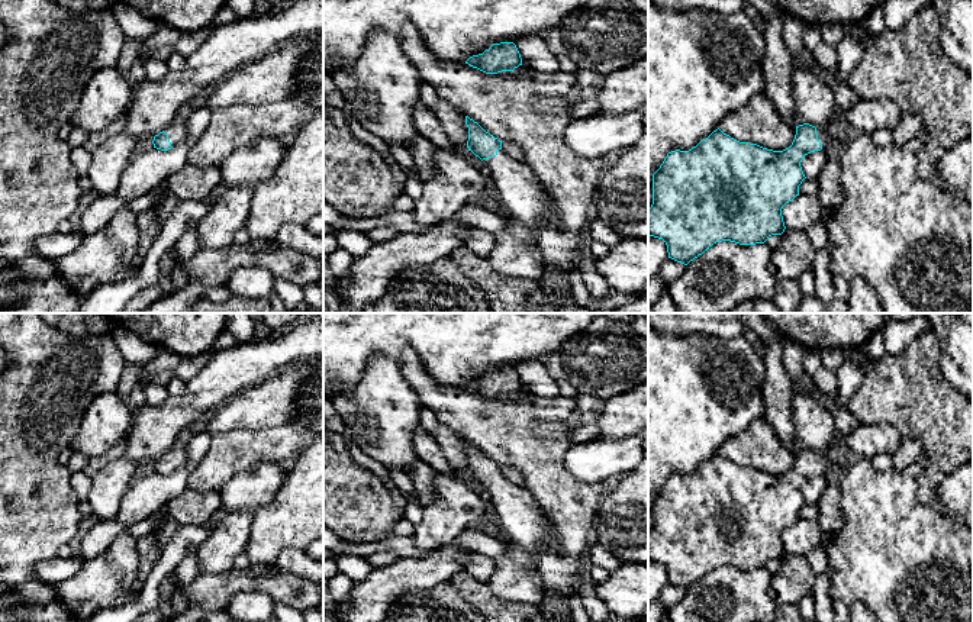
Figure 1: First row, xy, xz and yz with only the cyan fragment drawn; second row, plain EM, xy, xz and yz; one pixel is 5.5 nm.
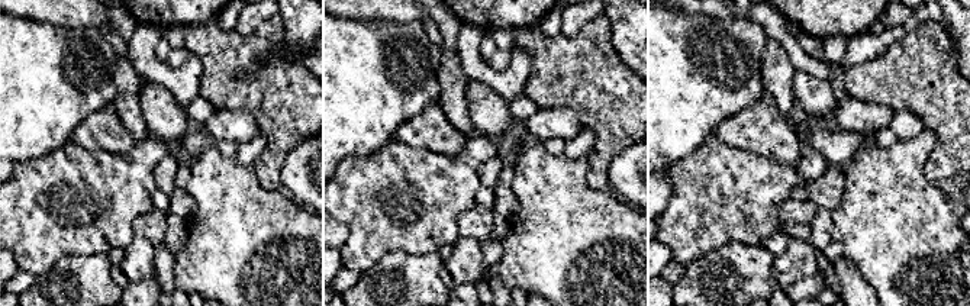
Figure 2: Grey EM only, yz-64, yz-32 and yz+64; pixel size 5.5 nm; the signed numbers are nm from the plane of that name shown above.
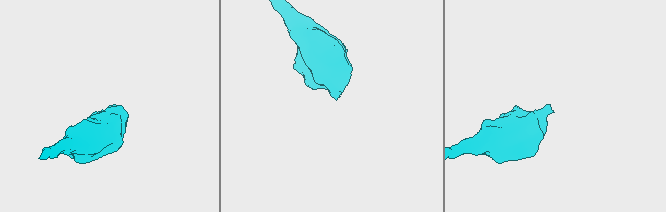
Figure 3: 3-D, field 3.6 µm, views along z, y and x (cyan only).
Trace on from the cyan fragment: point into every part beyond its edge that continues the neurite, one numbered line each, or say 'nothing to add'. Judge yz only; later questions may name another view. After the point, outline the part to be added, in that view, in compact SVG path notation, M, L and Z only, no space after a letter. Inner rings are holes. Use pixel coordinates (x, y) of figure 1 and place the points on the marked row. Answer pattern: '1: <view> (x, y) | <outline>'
1: yz (830, 144) | M816 128L818 139L822 144L822 149L828 152L835 152L838 148L838 141L829 133L828 128Z

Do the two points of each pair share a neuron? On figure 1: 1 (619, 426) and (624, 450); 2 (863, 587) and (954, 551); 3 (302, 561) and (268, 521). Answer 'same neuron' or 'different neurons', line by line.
1: different neurons
2: same neuron
3: different neurons

